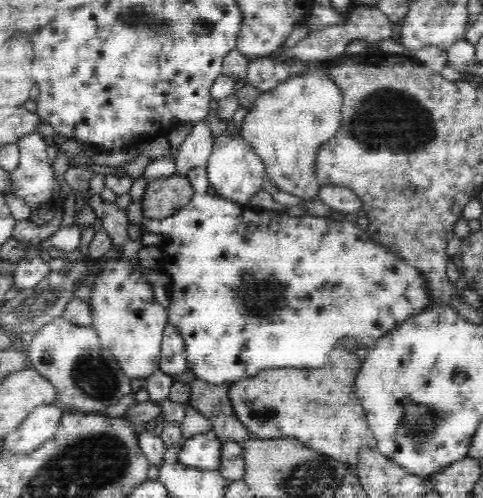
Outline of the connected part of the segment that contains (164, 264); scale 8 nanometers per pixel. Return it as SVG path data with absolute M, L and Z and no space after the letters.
M198 166L188 170L187 179L194 189L193 198L176 214L162 220L146 219L140 226L154 226L154 232L165 237L161 246L163 255L159 261L157 270L162 270L170 279L169 305L167 306L168 324L173 326L186 343L186 356L188 356L188 369L196 379L204 380L210 384L236 383L243 377L257 376L262 370L270 368L320 368L326 364L334 346L339 343L350 344L356 340L358 346L365 347L369 351L374 348L380 336L390 332L396 325L404 320L422 312L424 308L430 308L434 301L427 294L426 282L423 282L416 268L411 267L406 261L399 258L393 252L378 246L368 238L368 233L356 224L341 221L332 217L317 217L305 215L302 217L289 216L287 213L276 210L258 210L247 207L230 199L220 196L212 196L208 193L210 183L206 174L206 166Z

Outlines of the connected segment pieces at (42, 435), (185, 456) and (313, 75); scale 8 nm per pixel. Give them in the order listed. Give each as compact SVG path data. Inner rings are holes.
M58 402L39 405L30 412L19 428L3 439L2 448L10 453L32 452L54 438L64 411L64 407Z
M213 431L196 434L182 444L177 462L197 469L218 471L223 444Z
M320 62L319 68L280 81L268 92L261 92L241 126L243 139L266 165L266 177L280 190L306 201L316 198L320 188L316 179L318 152L341 127L344 95L326 74L325 62Z

